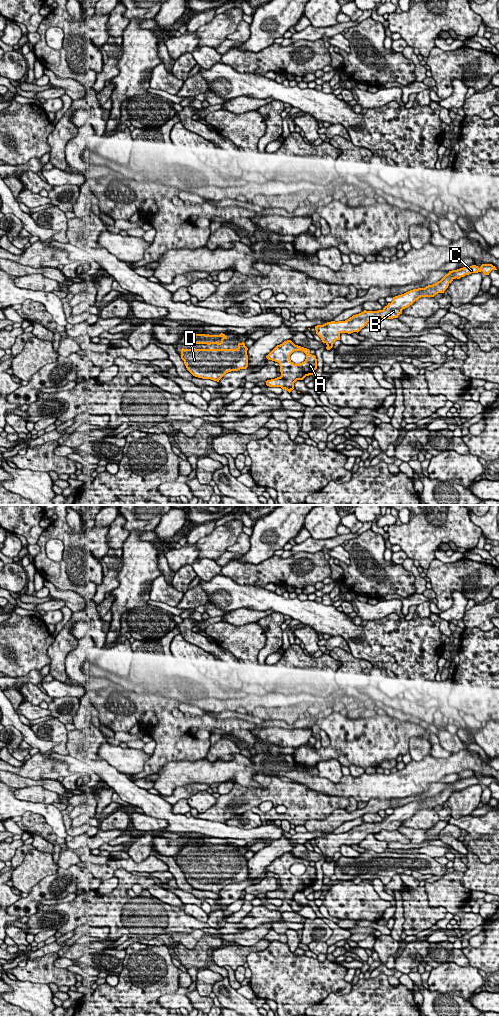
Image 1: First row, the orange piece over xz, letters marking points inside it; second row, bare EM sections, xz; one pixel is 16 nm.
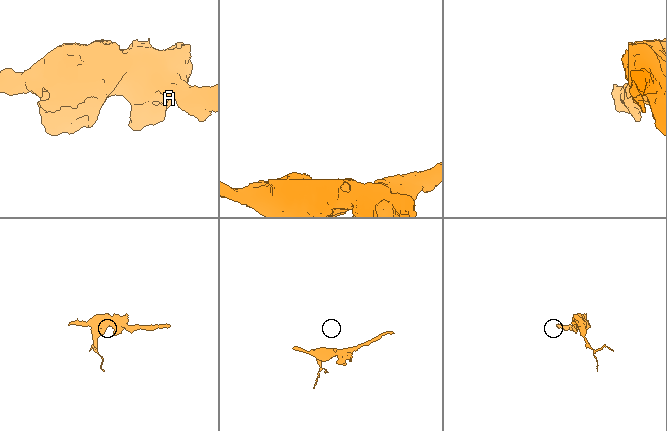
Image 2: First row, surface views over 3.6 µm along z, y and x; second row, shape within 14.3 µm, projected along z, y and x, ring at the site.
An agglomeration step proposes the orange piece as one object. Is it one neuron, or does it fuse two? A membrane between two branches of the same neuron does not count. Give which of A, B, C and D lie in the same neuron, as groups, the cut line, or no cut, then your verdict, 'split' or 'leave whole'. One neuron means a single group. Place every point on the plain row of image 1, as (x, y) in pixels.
groups A B C D; cut none; leave whole

